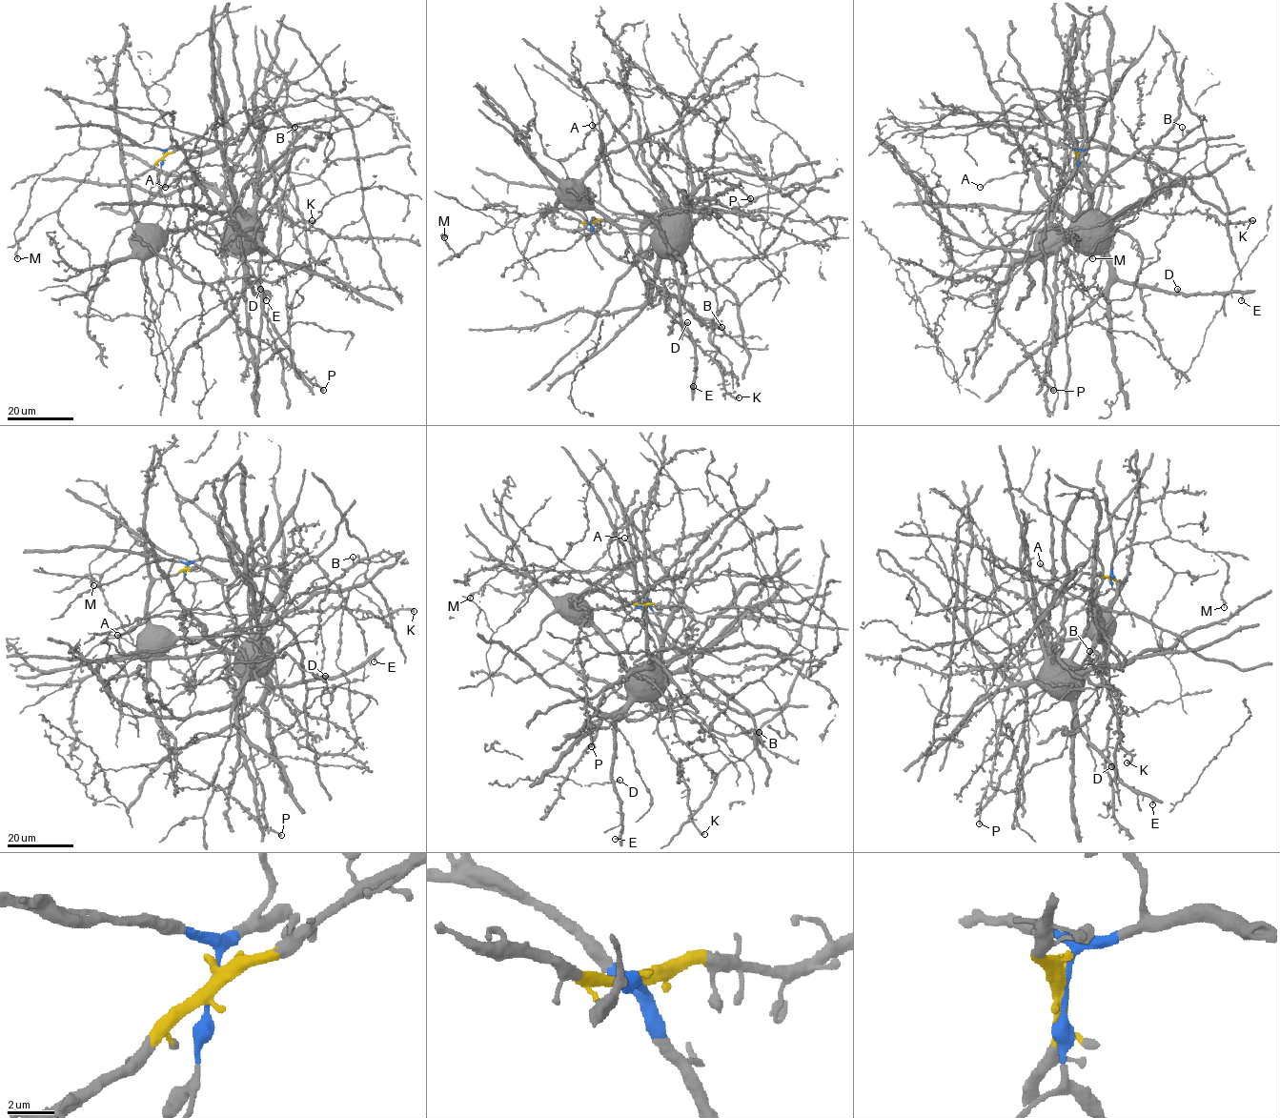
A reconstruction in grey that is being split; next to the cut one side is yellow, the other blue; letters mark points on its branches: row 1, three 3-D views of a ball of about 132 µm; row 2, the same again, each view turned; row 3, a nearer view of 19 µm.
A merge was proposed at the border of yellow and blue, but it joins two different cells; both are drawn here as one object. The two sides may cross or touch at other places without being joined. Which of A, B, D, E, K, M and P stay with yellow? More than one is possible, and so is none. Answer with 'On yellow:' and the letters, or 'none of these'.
On yellow: B, K, P

